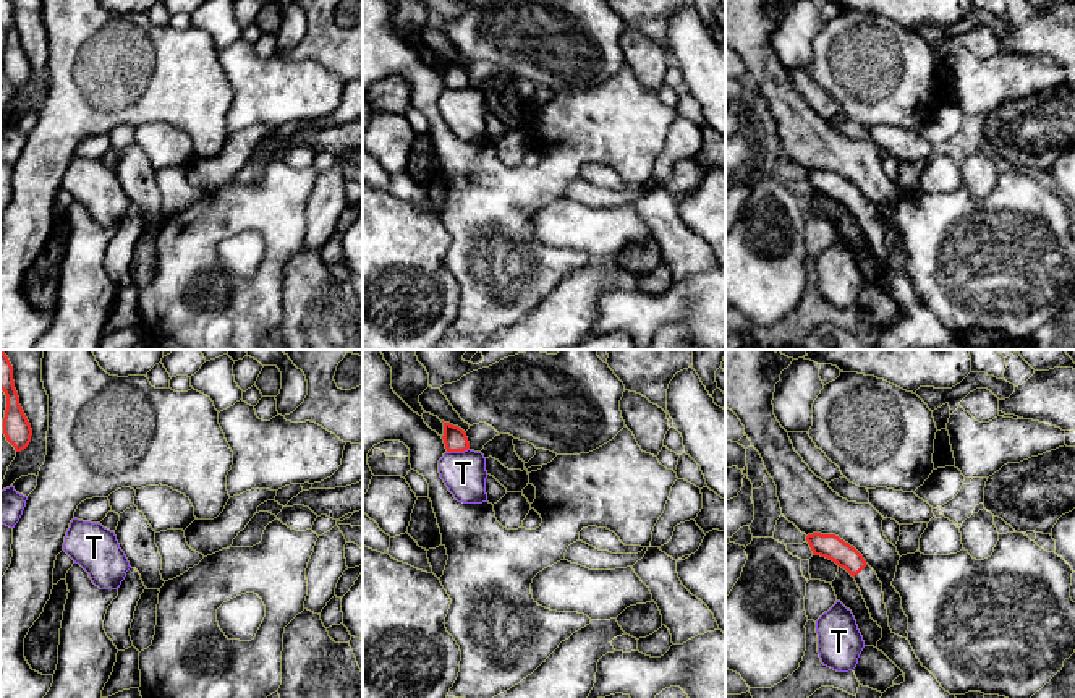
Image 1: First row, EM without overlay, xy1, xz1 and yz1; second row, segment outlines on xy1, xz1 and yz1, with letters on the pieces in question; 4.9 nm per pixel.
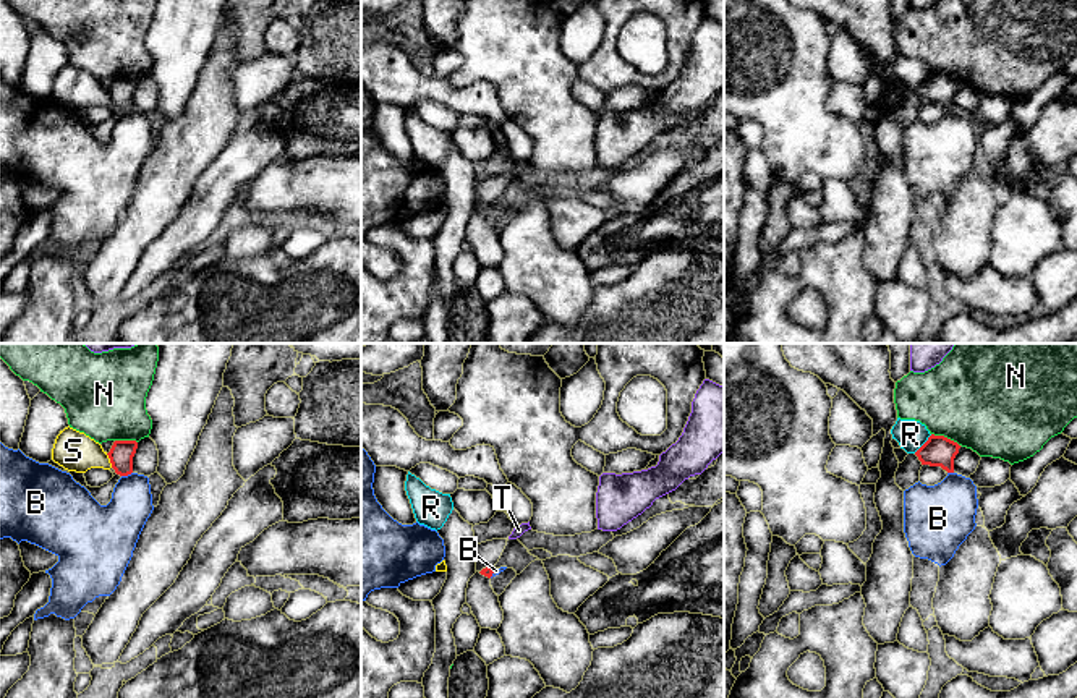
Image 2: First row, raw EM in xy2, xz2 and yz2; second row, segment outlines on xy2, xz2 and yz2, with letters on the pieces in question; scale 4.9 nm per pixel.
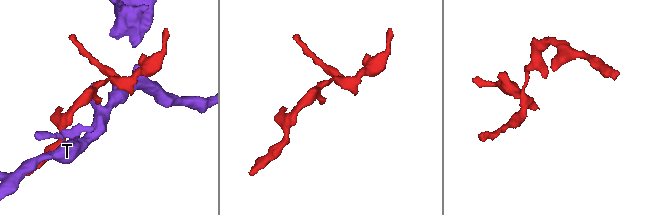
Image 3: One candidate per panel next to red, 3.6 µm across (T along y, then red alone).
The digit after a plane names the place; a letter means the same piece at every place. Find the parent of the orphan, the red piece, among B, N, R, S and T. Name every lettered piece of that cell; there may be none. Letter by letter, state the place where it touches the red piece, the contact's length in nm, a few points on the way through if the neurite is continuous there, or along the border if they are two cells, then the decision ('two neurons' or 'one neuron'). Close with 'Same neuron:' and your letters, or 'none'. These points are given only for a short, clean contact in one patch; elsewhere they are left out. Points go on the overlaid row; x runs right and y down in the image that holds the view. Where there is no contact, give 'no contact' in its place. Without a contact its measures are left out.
B: meets red in xy2 at (127, 475); contact 60 nm long; border along xy2 (131, 472), (122, 476); two neurons
N: meets red in yz2 at (946, 438); contact 160 nm long; border along yz2 (932, 433), (943, 434), (959, 446); two neurons
R: meets red in yz2 at (923, 444); contact 130 nm long; border along yz2 (932, 434), (914, 452); two neurons
S: meets red in xy2 at (110, 460); contact 80 nm long; border along xy2 (106, 454), (112, 467); two neurons
T: meets red in xz1 at (457, 451); contact 110 nm long; two neurons
Same neuron: none

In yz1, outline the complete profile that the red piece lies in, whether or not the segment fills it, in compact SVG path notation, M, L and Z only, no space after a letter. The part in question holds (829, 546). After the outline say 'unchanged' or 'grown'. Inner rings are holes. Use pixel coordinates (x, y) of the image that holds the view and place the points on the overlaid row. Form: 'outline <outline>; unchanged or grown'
outline M813 533L806 541L814 555L835 562L855 578L871 619L882 628L882 638L876 648L905 674L905 682L887 688L881 698L955 698L921 666L910 641L890 630L882 583L863 555L835 534Z; grown

